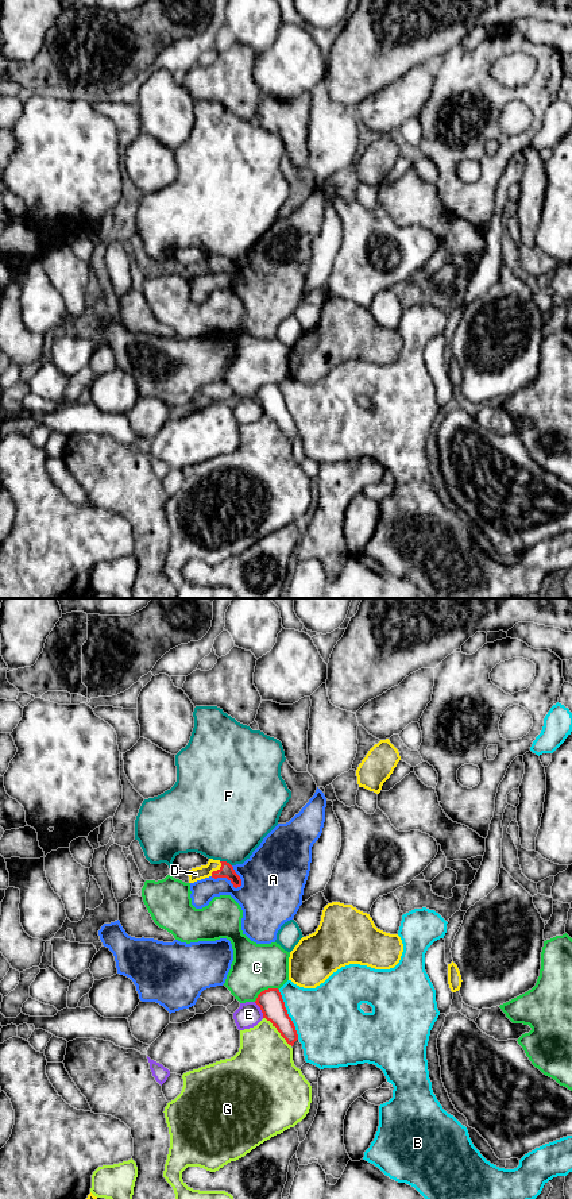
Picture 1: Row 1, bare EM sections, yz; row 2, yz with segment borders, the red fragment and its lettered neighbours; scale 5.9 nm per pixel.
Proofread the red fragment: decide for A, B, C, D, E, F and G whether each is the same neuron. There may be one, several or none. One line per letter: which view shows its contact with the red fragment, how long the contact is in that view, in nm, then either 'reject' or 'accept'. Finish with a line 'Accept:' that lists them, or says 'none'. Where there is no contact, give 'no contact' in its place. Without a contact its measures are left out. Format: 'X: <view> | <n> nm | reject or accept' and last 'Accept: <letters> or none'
A: yz | 200 nm | reject
B: yz | 320 nm | reject
C: yz | 170 nm | reject
D: yz | 110 nm | accept
E: yz | 110 nm | reject
F: yz | 80 nm | reject
G: yz | 240 nm | reject
Accept: D

